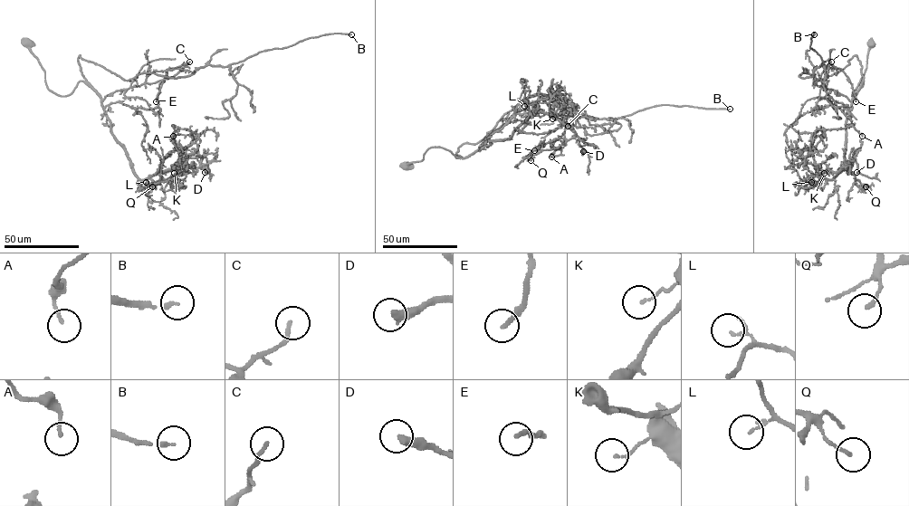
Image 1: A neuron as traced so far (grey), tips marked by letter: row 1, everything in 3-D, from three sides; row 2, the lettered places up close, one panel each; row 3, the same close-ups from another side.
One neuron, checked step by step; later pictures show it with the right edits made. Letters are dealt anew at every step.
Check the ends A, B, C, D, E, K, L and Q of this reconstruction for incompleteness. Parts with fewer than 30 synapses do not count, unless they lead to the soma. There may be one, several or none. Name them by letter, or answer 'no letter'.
B, D

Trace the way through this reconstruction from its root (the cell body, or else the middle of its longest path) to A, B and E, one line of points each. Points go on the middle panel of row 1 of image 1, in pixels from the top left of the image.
A: (406, 166), (421, 160), (432, 147), (464, 157), (488, 140), (508, 138), (543, 95), (577, 106), (551, 157)
B: (406, 166), (432, 147), (467, 157), (461, 146), (538, 94), (600, 119), (662, 105), (730, 109)
E: (406, 166), (421, 160), (432, 147), (467, 157), (524, 109), (551, 114), (564, 123), (534, 150)

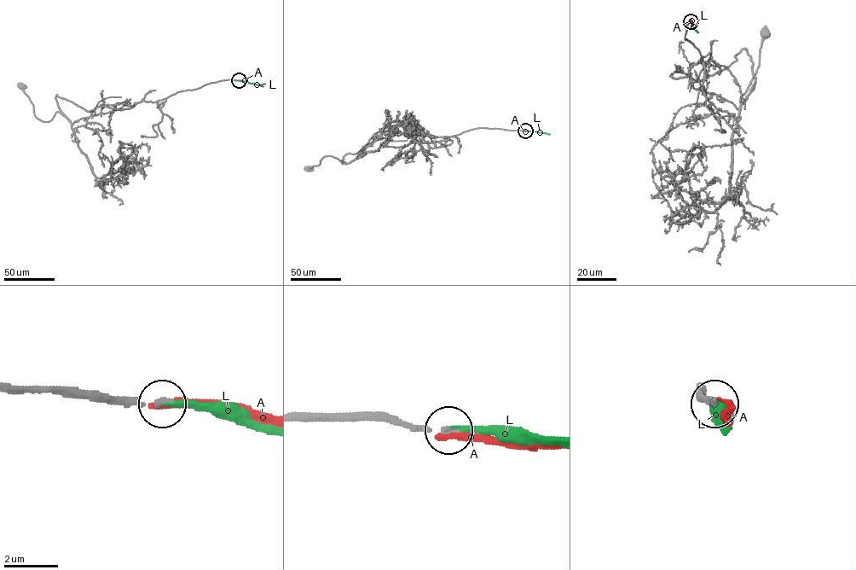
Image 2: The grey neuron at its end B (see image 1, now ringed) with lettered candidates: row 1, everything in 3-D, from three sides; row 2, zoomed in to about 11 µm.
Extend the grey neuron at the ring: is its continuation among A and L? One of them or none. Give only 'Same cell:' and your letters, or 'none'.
Same cell: L

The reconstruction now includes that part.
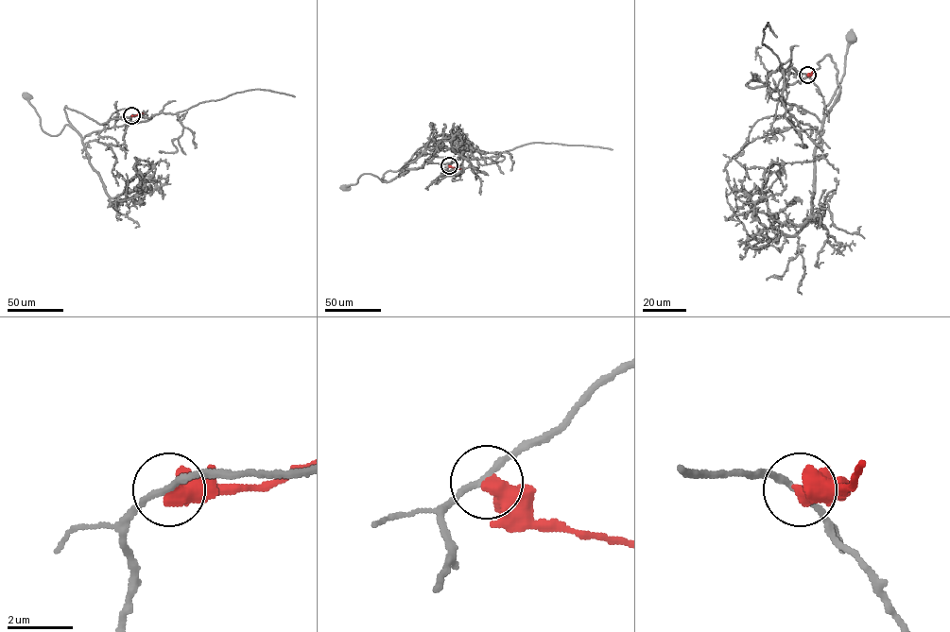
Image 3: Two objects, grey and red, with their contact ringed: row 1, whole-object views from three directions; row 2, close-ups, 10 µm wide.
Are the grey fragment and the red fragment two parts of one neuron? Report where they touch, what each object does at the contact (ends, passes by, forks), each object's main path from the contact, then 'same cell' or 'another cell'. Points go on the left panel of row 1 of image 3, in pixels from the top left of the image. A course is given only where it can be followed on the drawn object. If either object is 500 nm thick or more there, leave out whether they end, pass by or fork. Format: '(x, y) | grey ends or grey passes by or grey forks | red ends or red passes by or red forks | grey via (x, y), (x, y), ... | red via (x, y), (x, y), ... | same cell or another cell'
(131, 115) | grey via (131, 115), (145, 112), (134, 122), (82, 139), (68, 125), (50, 135), (26, 97) | red via (131, 115), (143, 113) | another cell

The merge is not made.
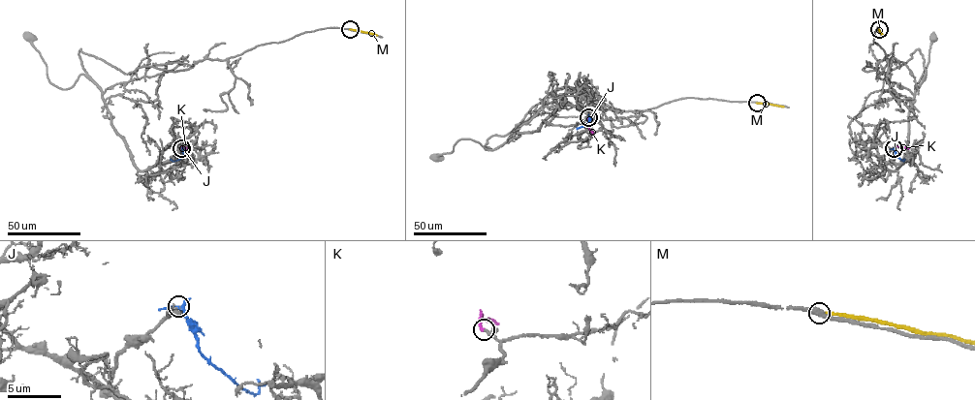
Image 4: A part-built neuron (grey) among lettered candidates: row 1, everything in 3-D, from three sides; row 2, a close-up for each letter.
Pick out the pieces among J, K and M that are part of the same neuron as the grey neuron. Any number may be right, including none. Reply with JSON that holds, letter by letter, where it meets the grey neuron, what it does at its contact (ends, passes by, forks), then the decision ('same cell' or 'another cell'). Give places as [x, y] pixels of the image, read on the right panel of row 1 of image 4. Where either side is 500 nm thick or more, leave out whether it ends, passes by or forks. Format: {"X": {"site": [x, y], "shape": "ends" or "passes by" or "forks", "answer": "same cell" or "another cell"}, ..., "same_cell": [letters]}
{"J": {"site": [893, 148], "shape": "forks", "answer": "another cell"}, "K": {"site": [894, 148], "shape": "ends", "answer": "same cell"}, "M": {"site": [879, 29], "shape": "ends", "answer": "another cell"}, "same_cell": ["K"]}

